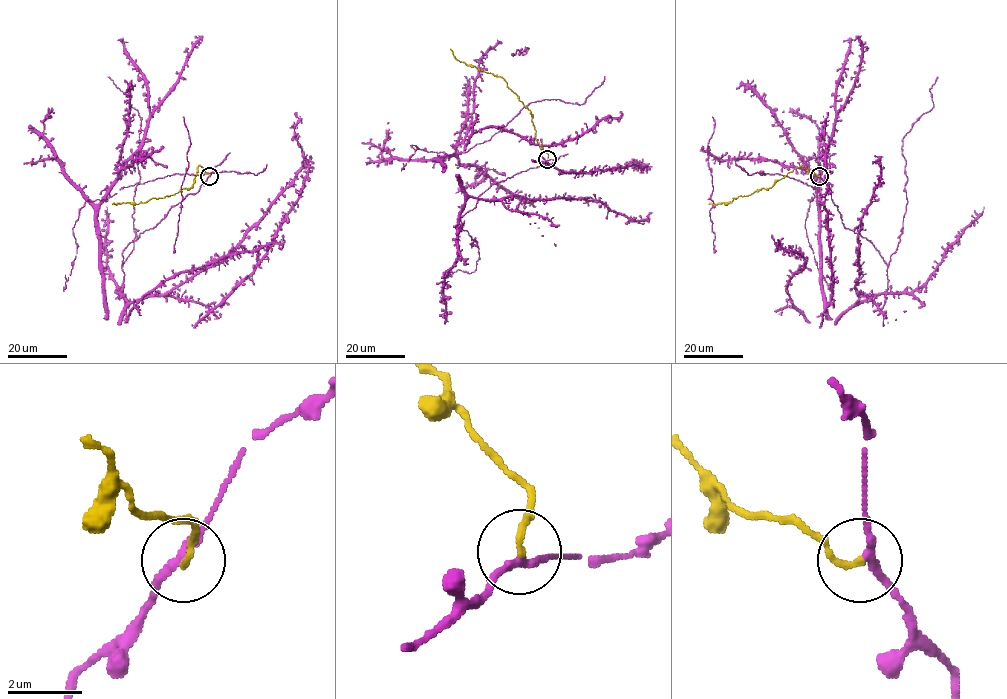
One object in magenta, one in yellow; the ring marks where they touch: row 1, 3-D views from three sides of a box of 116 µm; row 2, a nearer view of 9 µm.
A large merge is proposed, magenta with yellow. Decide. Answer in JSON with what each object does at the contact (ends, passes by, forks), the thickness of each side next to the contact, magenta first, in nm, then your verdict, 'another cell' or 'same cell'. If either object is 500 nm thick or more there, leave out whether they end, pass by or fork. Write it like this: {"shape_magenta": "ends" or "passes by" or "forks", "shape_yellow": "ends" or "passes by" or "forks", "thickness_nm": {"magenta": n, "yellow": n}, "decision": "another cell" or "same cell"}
{"shape_magenta": "passes by", "shape_yellow": "ends", "thickness_nm": {"magenta": 200, "yellow": 160}, "decision": "another cell"}

